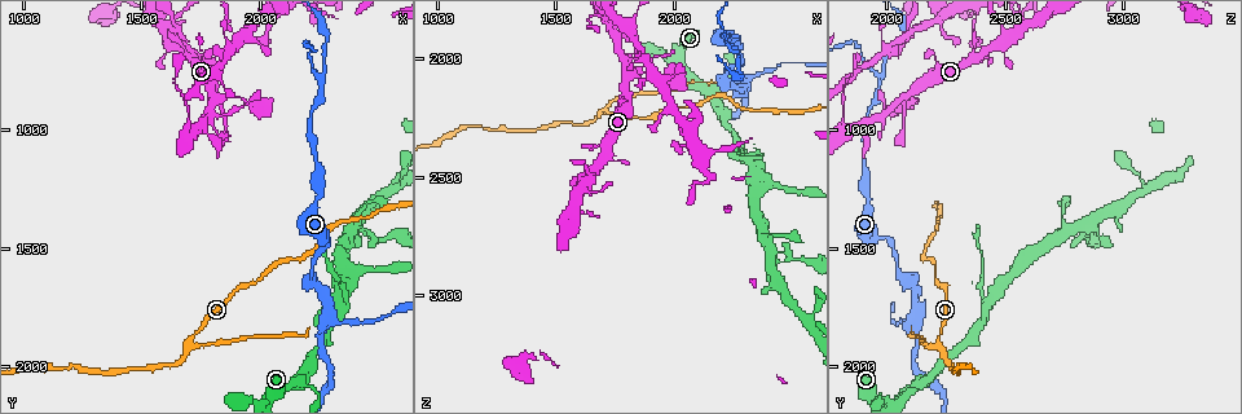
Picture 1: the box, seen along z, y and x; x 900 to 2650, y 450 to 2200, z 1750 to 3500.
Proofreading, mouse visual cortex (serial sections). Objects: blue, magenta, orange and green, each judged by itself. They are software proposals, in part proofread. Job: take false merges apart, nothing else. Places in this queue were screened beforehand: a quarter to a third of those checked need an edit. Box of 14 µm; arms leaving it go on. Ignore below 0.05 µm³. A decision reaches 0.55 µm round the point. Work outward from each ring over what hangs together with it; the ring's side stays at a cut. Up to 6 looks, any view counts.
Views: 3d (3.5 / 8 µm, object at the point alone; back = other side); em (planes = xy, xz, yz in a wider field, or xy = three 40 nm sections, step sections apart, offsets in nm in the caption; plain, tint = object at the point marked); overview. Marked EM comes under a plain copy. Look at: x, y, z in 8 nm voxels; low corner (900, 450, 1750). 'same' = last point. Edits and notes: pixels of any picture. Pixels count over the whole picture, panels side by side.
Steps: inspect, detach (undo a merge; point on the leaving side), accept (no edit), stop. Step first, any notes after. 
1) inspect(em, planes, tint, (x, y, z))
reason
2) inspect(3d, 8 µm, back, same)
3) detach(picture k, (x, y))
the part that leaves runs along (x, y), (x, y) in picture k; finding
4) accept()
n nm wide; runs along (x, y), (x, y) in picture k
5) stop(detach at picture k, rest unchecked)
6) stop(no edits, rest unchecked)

inspect(em, xy, step 2, tint, (1710, 1920, 2220))
sharp bend

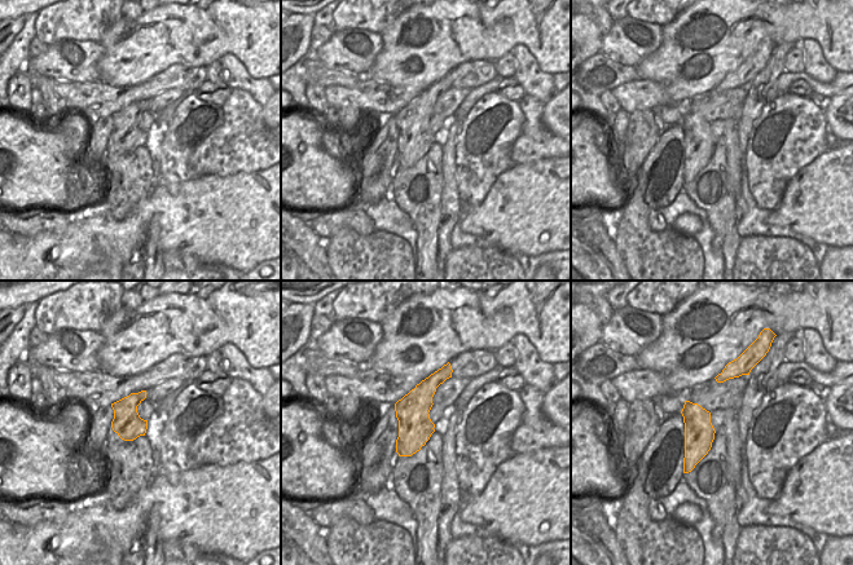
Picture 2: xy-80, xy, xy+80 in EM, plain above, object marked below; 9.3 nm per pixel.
inspect(3d, 3.5 µm, same)

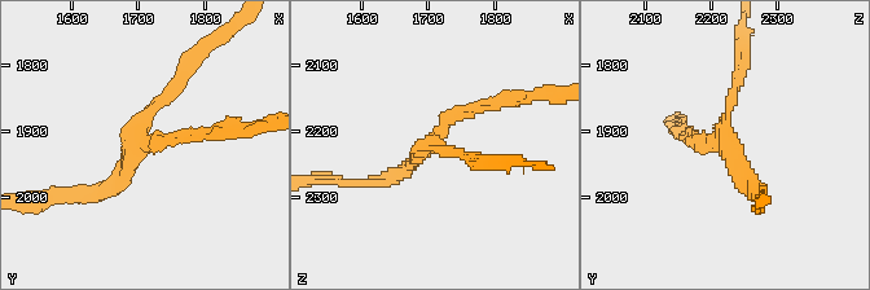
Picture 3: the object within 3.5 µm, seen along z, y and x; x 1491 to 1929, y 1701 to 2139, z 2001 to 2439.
detach(picture 3, (185, 135))
the part that leaves runs along (146, 143), (266, 127) in picture 3; two cells meet here

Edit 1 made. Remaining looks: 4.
inspect(3d, 8 µm, (2320, 1760, 2430))
branch point

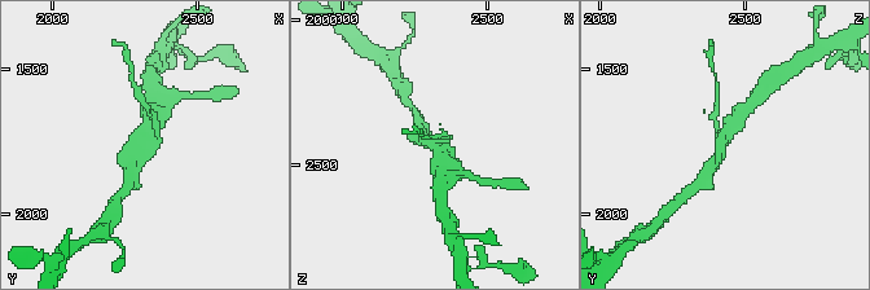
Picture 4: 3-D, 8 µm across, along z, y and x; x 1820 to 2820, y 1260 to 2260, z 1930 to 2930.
inspect(3d, 3.5 µm, back, (2330, 1750, 2430))

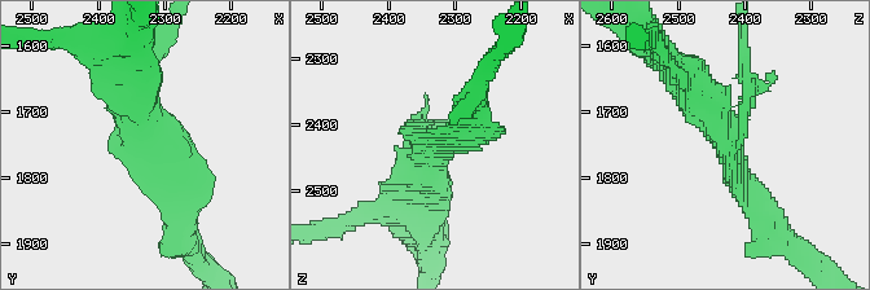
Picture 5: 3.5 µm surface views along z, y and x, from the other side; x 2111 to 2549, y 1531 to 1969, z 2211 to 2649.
inspect(em, xy, step 2, tint, (2330, 1750, 2425))
3 arms; arms of 150, 350, 500 nm; shape alone is not enough

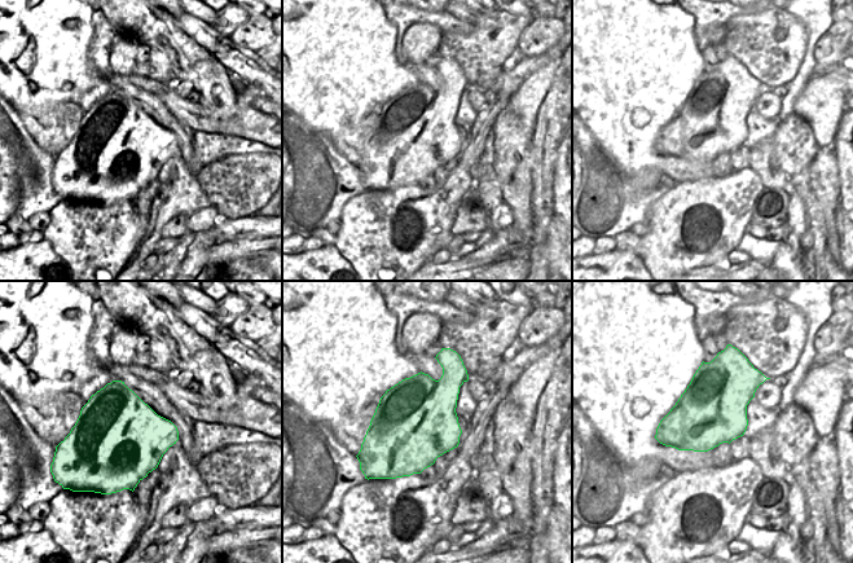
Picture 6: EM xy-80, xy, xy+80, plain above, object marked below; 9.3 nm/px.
detach(picture 5, (748, 83))
a second cell is stuck on

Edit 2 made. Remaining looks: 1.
stop(detach at picture 3, detach at picture 5, rest unchecked)

